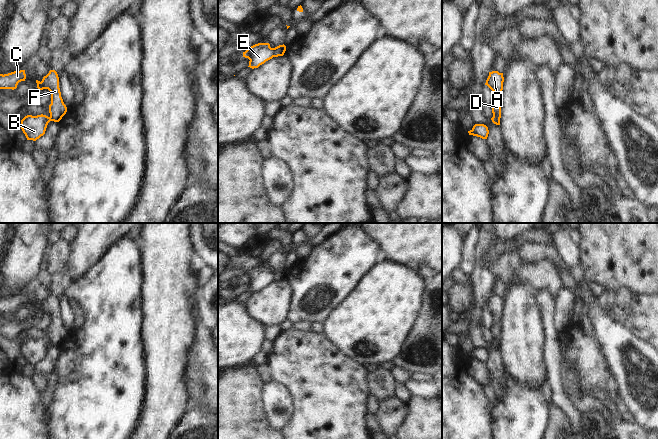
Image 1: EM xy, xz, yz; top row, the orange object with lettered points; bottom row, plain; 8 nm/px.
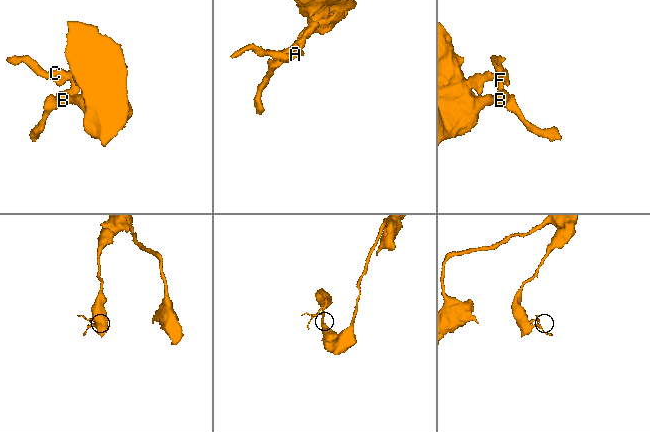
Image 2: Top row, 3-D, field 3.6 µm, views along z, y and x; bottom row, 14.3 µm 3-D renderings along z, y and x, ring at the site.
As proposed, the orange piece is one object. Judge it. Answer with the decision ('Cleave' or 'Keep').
Cleave.

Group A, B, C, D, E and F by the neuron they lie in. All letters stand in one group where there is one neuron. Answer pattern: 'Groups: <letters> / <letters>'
Groups: A C D F / B E.

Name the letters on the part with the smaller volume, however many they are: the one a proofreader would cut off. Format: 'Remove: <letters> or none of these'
Remove: A, C, D, F

